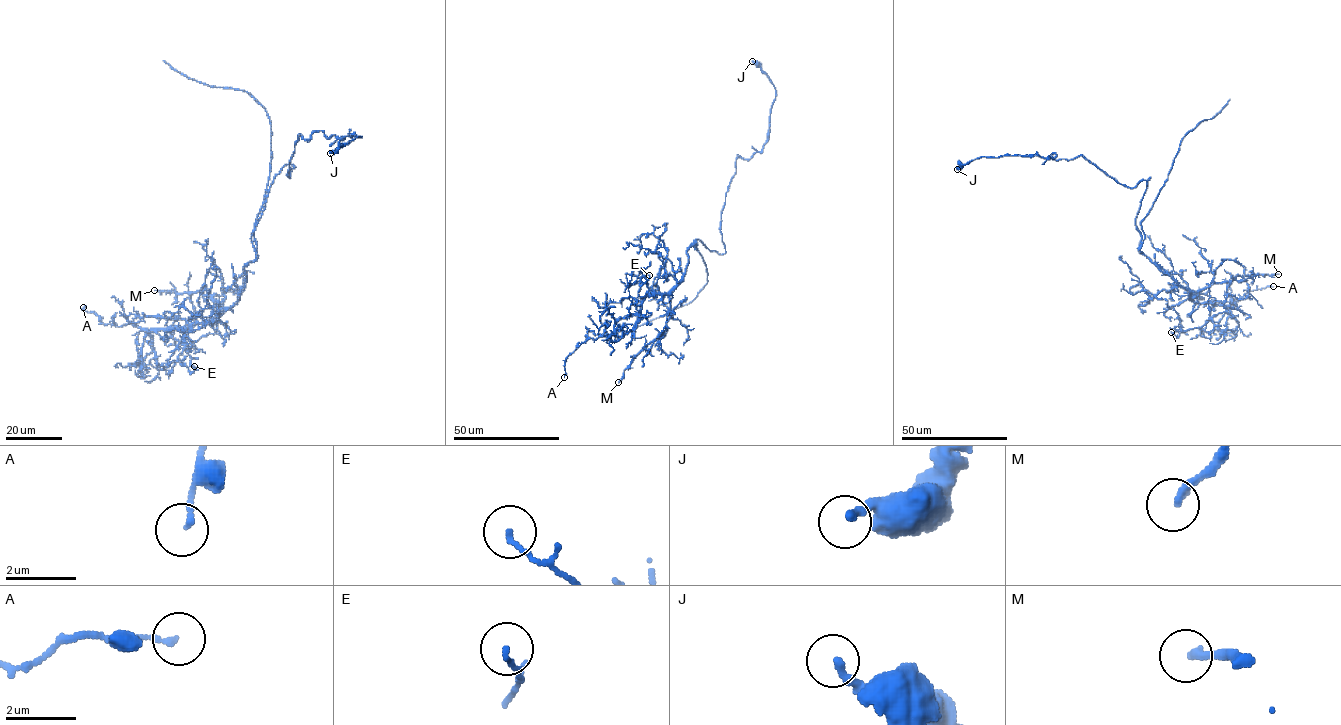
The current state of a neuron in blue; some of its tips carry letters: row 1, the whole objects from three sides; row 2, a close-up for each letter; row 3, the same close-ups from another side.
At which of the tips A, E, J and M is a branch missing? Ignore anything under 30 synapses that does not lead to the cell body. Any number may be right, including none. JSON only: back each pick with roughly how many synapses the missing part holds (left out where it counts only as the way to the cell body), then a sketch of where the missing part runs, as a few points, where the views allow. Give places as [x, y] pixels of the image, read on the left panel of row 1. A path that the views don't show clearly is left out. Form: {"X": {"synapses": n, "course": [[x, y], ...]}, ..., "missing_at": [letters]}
{"missing_at": []}

